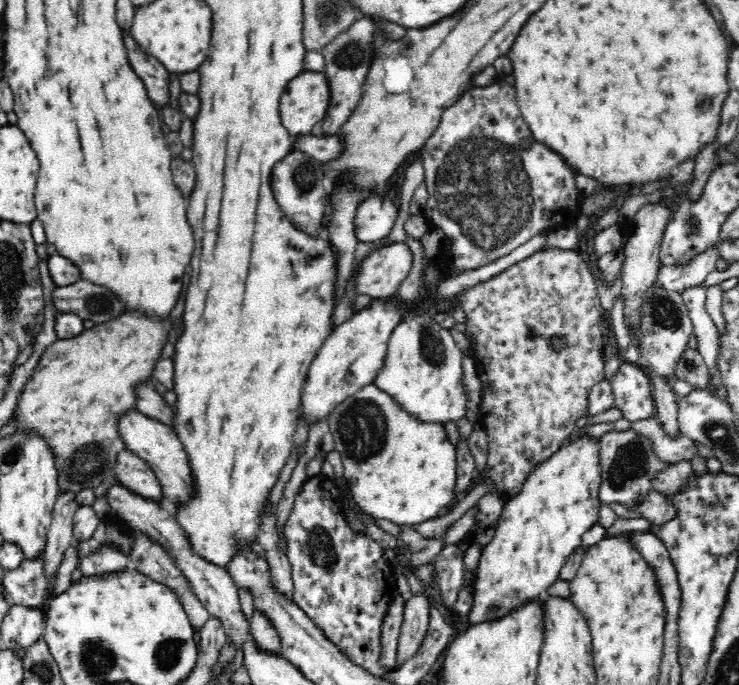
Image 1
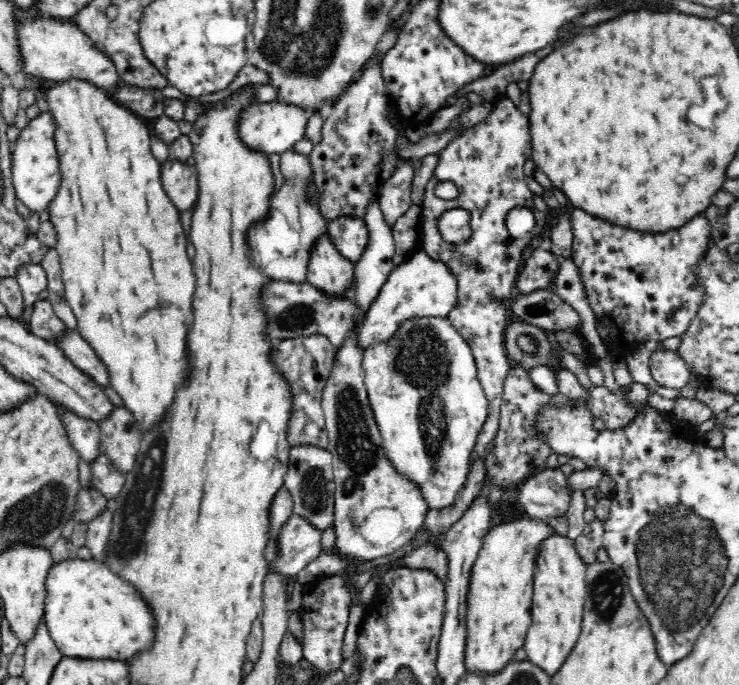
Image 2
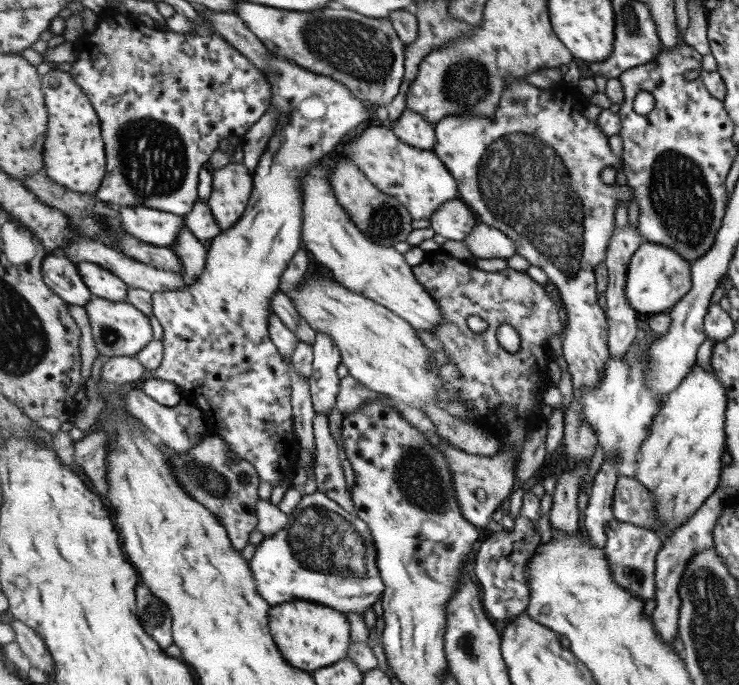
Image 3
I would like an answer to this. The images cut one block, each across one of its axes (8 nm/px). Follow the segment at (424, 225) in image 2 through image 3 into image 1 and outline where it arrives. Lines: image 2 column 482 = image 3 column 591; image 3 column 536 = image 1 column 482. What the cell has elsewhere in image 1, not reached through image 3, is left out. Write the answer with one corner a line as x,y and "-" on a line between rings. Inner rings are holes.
505,81
493,83
490,86
473,86
468,89
450,108
446,108
442,114
442,120
433,136
428,138
426,146
422,148
419,154
421,164
424,169
428,198
427,204
422,211
422,215
427,217
431,226
438,226
448,235
454,237
454,246
452,251
444,252
437,260
435,267
440,269
460,269
464,272
476,267
484,266
485,264
494,262
497,258
502,258
512,251
516,250
534,239
537,239
543,233
549,234
553,231
570,228
574,226
575,219
582,214
581,202
582,195
578,186
576,186
576,176
579,174
568,161
560,155
560,153
551,149
546,143
538,142
533,137
532,129
524,120
520,112
517,100
515,99
515,87
510,86

